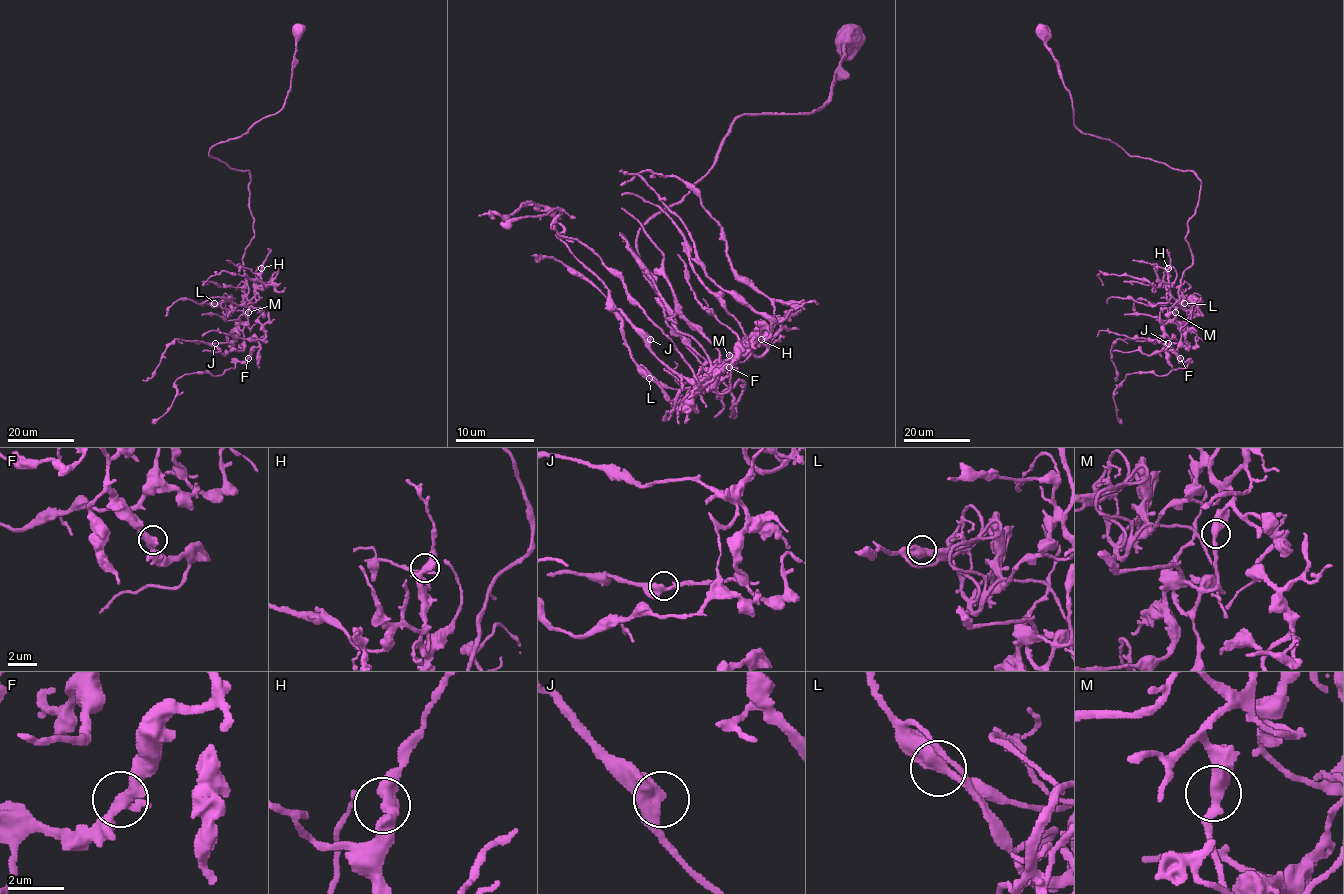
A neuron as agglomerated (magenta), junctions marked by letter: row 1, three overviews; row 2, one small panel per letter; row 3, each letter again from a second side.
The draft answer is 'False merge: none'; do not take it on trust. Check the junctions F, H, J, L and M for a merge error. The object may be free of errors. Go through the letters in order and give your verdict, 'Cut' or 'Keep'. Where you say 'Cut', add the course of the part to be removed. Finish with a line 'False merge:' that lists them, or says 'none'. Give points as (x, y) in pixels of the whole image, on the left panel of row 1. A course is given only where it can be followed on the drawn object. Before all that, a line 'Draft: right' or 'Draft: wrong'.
Draft: wrong
F: Keep
H: Keep
J: Keep
L: Cut. Course of the part to remove: (214, 303), (227, 300), (220, 306), (242, 311), (250, 331)
M: Keep
False merge: L

